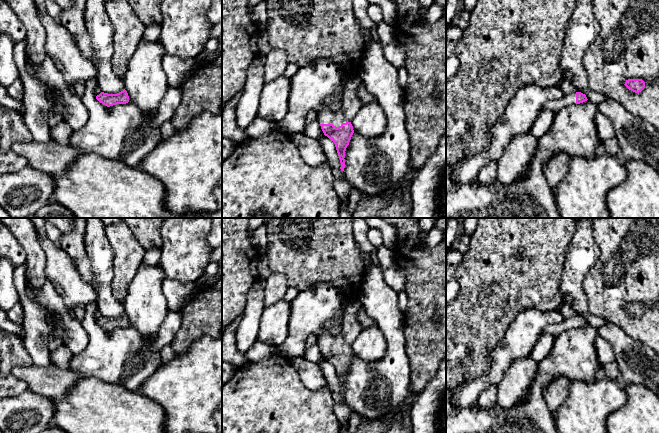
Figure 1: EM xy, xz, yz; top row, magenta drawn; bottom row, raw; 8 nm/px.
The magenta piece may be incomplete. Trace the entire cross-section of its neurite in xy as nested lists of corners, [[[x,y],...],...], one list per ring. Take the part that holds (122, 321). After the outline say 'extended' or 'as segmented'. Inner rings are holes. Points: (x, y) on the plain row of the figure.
[[[125,313],[117,318],[108,318],[101,316],[99,319],[96,320],[96,323],[107,331],[116,328],[126,328],[129,326],[129,320]]]; as segmented

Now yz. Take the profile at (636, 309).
[[[628,303],[624,309],[635,317],[639,317],[645,312],[645,306],[642,303]]]; as segmented

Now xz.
[[[336,322],[334,327],[317,335],[317,345],[324,359],[334,366],[341,387],[340,393],[344,395],[345,375],[354,354],[351,345],[343,340],[341,323]]]; extended

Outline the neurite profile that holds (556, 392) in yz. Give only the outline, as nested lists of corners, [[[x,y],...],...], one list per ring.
[[[560,376],[551,381],[544,390],[544,400],[553,417],[557,415],[558,408],[568,397],[570,380]]]

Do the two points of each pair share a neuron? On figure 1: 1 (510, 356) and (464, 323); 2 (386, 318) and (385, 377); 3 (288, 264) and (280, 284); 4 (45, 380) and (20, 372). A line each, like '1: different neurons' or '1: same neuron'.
1: different neurons
2: same neuron
3: different neurons
4: same neuron

